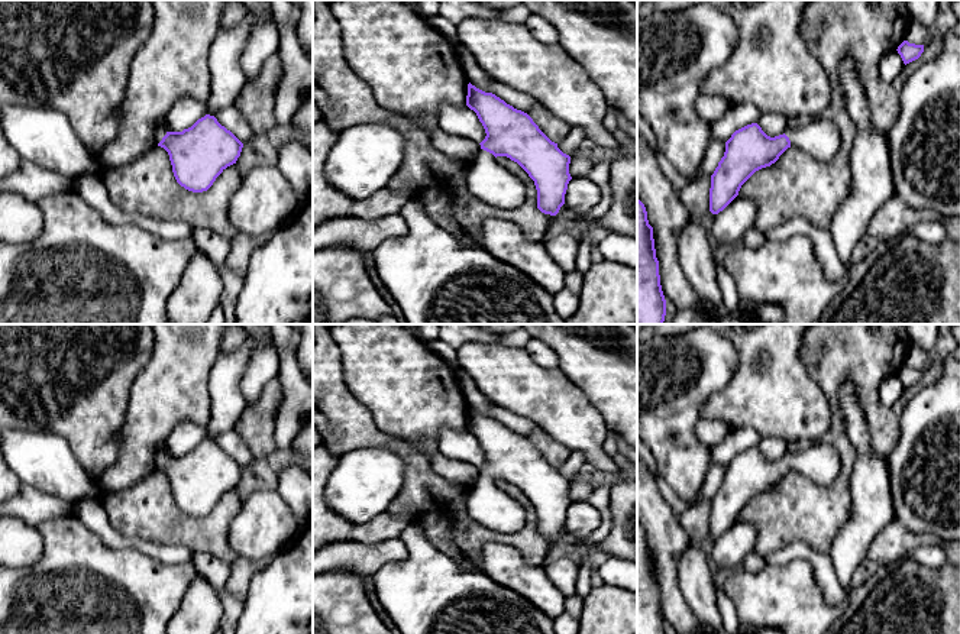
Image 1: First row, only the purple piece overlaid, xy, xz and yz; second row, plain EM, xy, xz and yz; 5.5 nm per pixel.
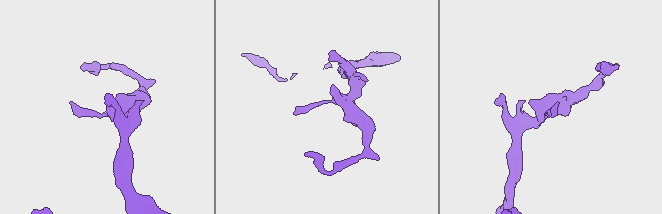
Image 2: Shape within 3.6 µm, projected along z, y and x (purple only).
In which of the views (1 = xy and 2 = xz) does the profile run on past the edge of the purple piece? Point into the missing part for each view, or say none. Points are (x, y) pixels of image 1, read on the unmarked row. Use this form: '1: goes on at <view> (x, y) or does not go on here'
1: goes on at xy (160, 458)
2: goes on at xz (487, 504)

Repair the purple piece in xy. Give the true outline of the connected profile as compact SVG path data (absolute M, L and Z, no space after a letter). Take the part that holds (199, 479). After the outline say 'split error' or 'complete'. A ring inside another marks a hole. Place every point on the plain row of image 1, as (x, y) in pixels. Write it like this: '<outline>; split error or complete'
M210 439L182 456L165 456L159 452L155 466L168 476L177 507L193 517L207 515L227 491L236 488L243 472Z; split error

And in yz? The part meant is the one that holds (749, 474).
M820 441L775 462L767 460L757 447L736 455L725 466L724 481L711 499L710 536L723 536L756 495L775 488L788 472L799 472L818 486L830 486L840 468L837 449Z; split error

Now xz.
M471 407L466 430L476 437L487 457L466 501L469 517L497 533L521 531L527 521L524 508L495 483L507 481L534 505L537 533L556 540L565 528L568 508L572 504L570 481L563 478L527 437Z; split error

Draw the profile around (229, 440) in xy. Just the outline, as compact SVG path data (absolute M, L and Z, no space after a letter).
M227 430L214 437L217 446L230 455L242 468L246 468L253 456L250 450L245 446L242 439L237 436L235 430Z

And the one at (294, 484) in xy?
M288 465L278 473L278 494L304 524L313 517L313 478L298 465Z

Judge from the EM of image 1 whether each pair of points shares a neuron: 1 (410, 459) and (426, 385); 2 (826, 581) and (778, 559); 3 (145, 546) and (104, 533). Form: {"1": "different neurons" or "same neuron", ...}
{"1": "different neurons", "2": "same neuron", "3": "same neuron"}

